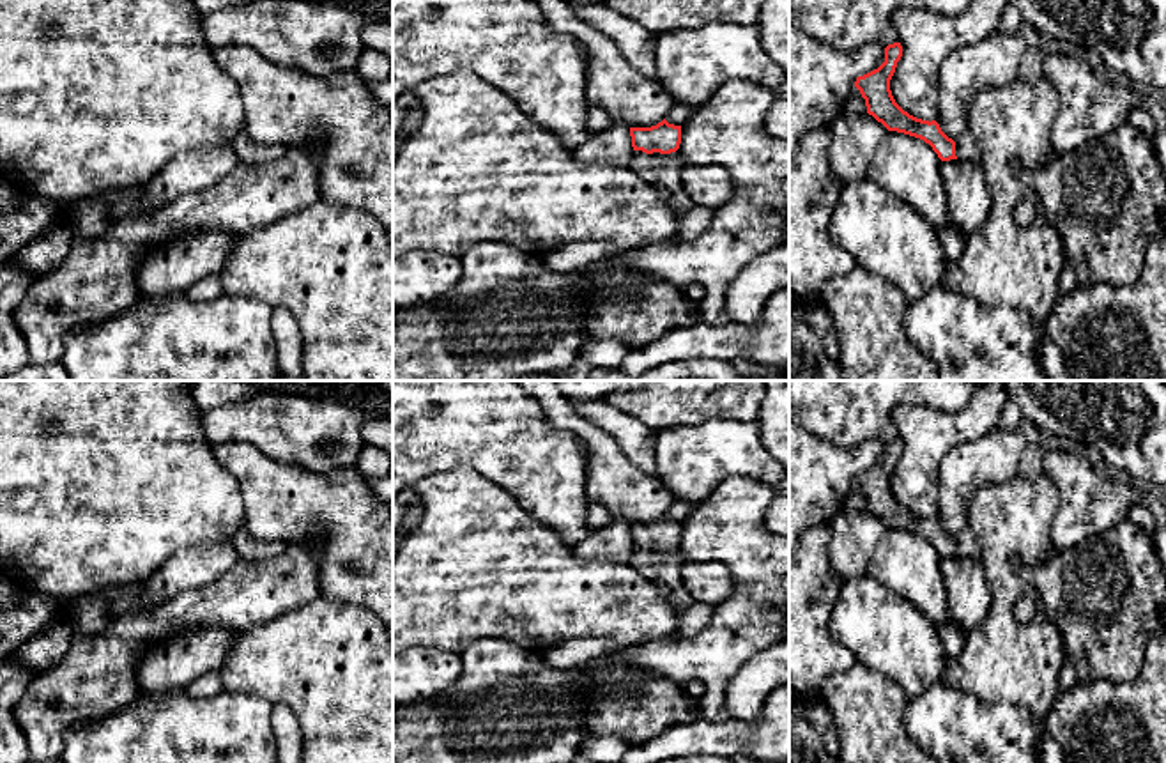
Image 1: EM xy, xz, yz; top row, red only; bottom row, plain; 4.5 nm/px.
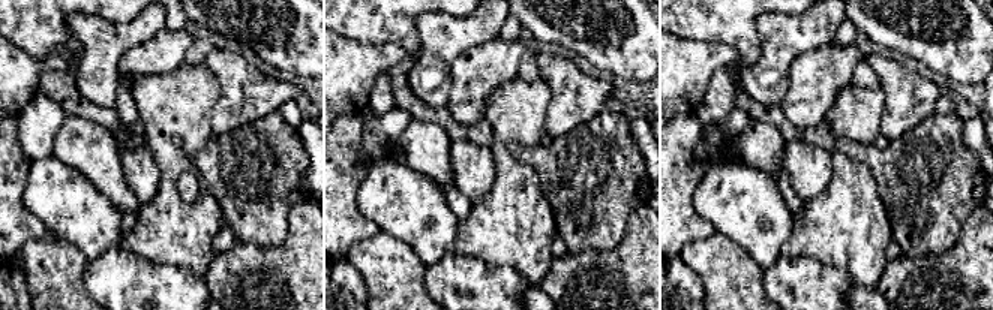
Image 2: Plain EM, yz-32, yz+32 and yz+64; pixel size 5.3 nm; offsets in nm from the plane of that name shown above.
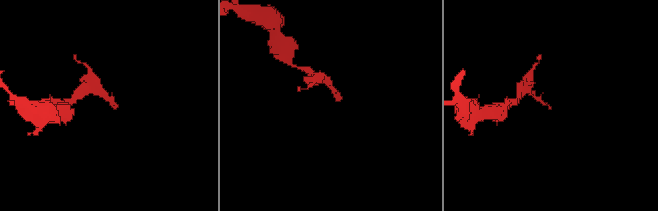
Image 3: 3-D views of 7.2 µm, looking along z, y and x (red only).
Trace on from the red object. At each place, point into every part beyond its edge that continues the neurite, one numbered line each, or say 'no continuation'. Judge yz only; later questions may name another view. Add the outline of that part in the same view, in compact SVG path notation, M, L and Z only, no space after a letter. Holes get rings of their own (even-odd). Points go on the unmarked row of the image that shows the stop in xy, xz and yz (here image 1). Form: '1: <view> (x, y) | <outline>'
1: yz (966, 546) | M966 531L955 538L955 552L959 558L978 561L982 556L982 547L978 538L971 531Z

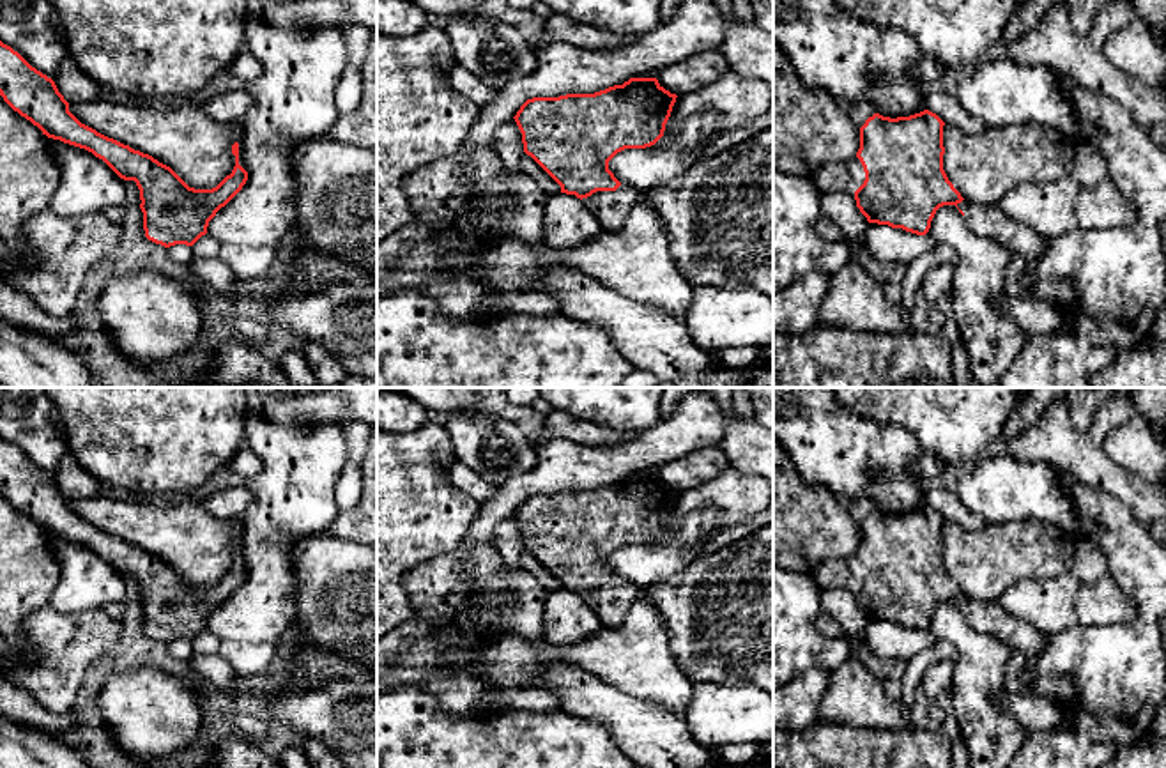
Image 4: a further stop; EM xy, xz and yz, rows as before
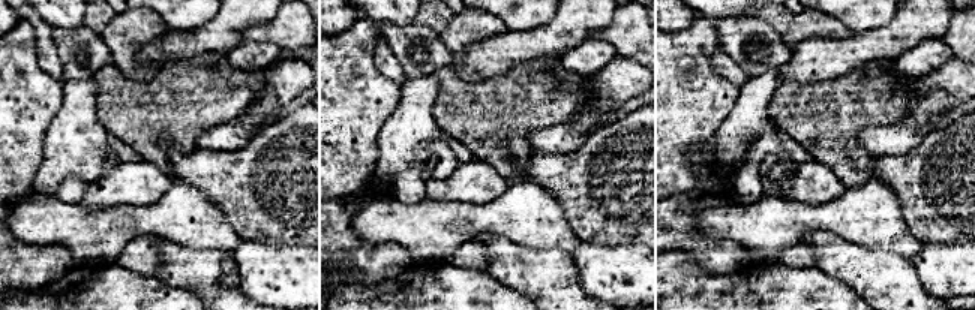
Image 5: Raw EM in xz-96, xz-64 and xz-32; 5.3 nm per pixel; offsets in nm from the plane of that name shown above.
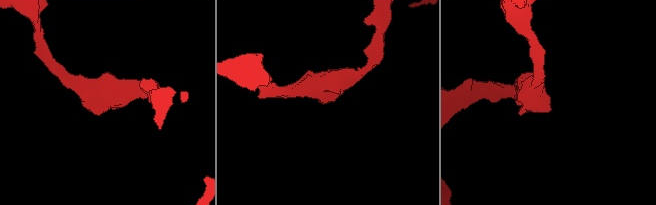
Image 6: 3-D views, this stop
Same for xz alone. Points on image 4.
1: xz (611, 604) | M621 580L616 588L596 588L582 600L593 609L605 626L619 626L639 596L639 589Z

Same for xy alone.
no continuation

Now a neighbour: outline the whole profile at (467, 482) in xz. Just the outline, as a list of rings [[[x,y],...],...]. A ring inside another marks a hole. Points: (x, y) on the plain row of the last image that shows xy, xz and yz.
[[[455,460],[449,467],[449,480],[455,488],[474,501],[487,501],[497,494],[497,487],[483,481],[474,471],[458,460]]]

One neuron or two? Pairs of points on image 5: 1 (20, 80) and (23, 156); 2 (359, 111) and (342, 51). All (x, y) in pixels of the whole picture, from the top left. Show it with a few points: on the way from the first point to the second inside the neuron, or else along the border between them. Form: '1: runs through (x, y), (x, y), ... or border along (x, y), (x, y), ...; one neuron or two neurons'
1: runs through (20, 99), (20, 137); one neuron
2: runs through (353, 96), (351, 66); one neuron

